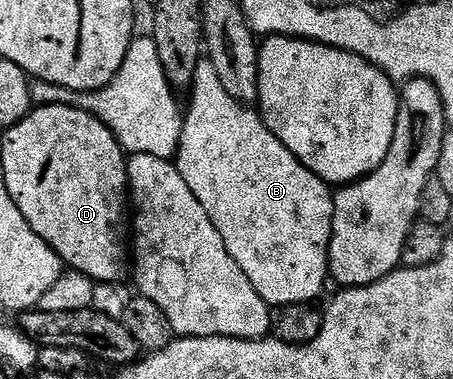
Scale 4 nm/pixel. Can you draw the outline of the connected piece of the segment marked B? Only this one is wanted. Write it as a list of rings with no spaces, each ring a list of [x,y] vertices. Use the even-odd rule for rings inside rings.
[[[211,62],[201,63],[200,71],[192,79],[190,95],[192,101],[186,104],[174,163],[182,178],[186,178],[186,186],[194,190],[194,198],[198,198],[206,214],[210,214],[210,222],[214,222],[218,234],[222,234],[230,258],[242,266],[242,274],[250,278],[250,286],[254,286],[273,309],[319,301],[324,283],[330,280],[328,247],[332,237],[334,192],[328,181],[302,166],[302,162],[278,142],[255,107],[241,104],[228,93]]]

